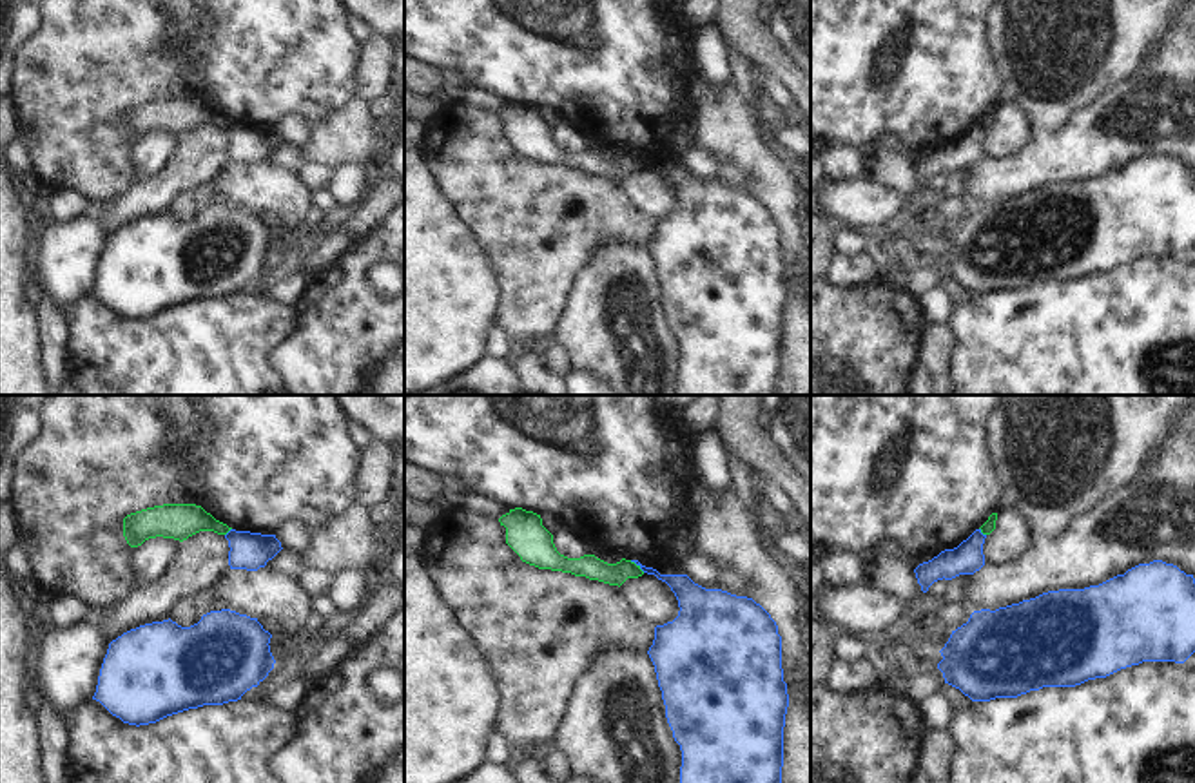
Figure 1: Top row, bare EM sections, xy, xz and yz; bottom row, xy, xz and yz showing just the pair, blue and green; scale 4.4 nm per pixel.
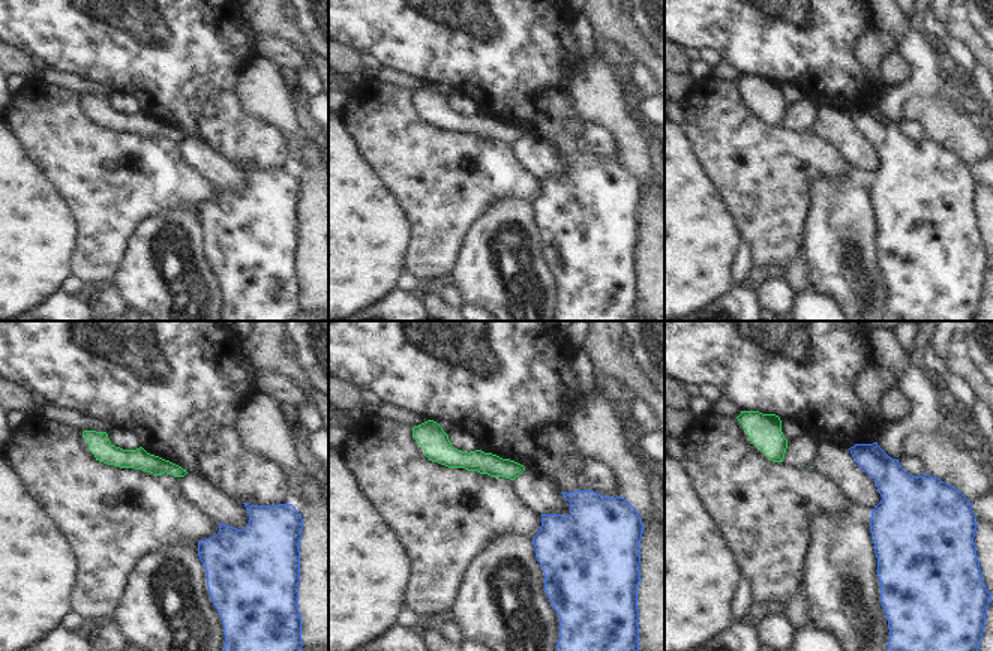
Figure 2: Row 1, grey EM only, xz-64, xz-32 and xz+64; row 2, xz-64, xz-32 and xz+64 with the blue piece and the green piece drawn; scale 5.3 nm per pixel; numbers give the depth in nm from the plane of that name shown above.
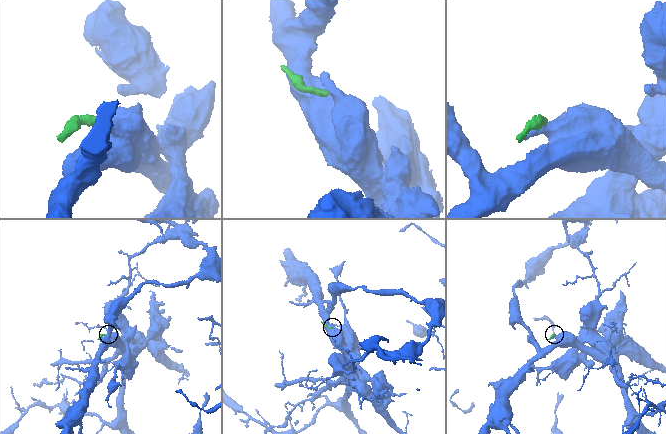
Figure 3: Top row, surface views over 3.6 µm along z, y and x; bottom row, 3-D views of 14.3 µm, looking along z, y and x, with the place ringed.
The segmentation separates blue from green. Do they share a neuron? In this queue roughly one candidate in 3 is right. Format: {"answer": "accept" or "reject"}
{"answer": "reject"}

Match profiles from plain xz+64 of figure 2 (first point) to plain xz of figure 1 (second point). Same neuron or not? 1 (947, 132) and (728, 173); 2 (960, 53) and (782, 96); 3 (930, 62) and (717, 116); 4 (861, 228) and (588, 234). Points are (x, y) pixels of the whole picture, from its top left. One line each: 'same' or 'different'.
1: different
2: same
3: different
4: different

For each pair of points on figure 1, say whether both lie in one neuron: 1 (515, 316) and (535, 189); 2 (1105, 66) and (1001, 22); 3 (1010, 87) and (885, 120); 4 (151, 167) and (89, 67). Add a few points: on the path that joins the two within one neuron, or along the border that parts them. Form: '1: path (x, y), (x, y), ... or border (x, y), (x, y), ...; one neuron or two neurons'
1: path (532, 285), (532, 220); one neuron
2: path (1079, 40), (1068, 29), (1027, 28); one neuron
3: border (989, 49), (996, 75), (996, 106); two neurons
4: border (138, 142), (136, 182); two neurons

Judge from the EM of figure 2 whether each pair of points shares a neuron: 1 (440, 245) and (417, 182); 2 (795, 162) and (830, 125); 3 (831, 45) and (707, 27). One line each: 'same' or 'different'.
1: same
2: different
3: same

